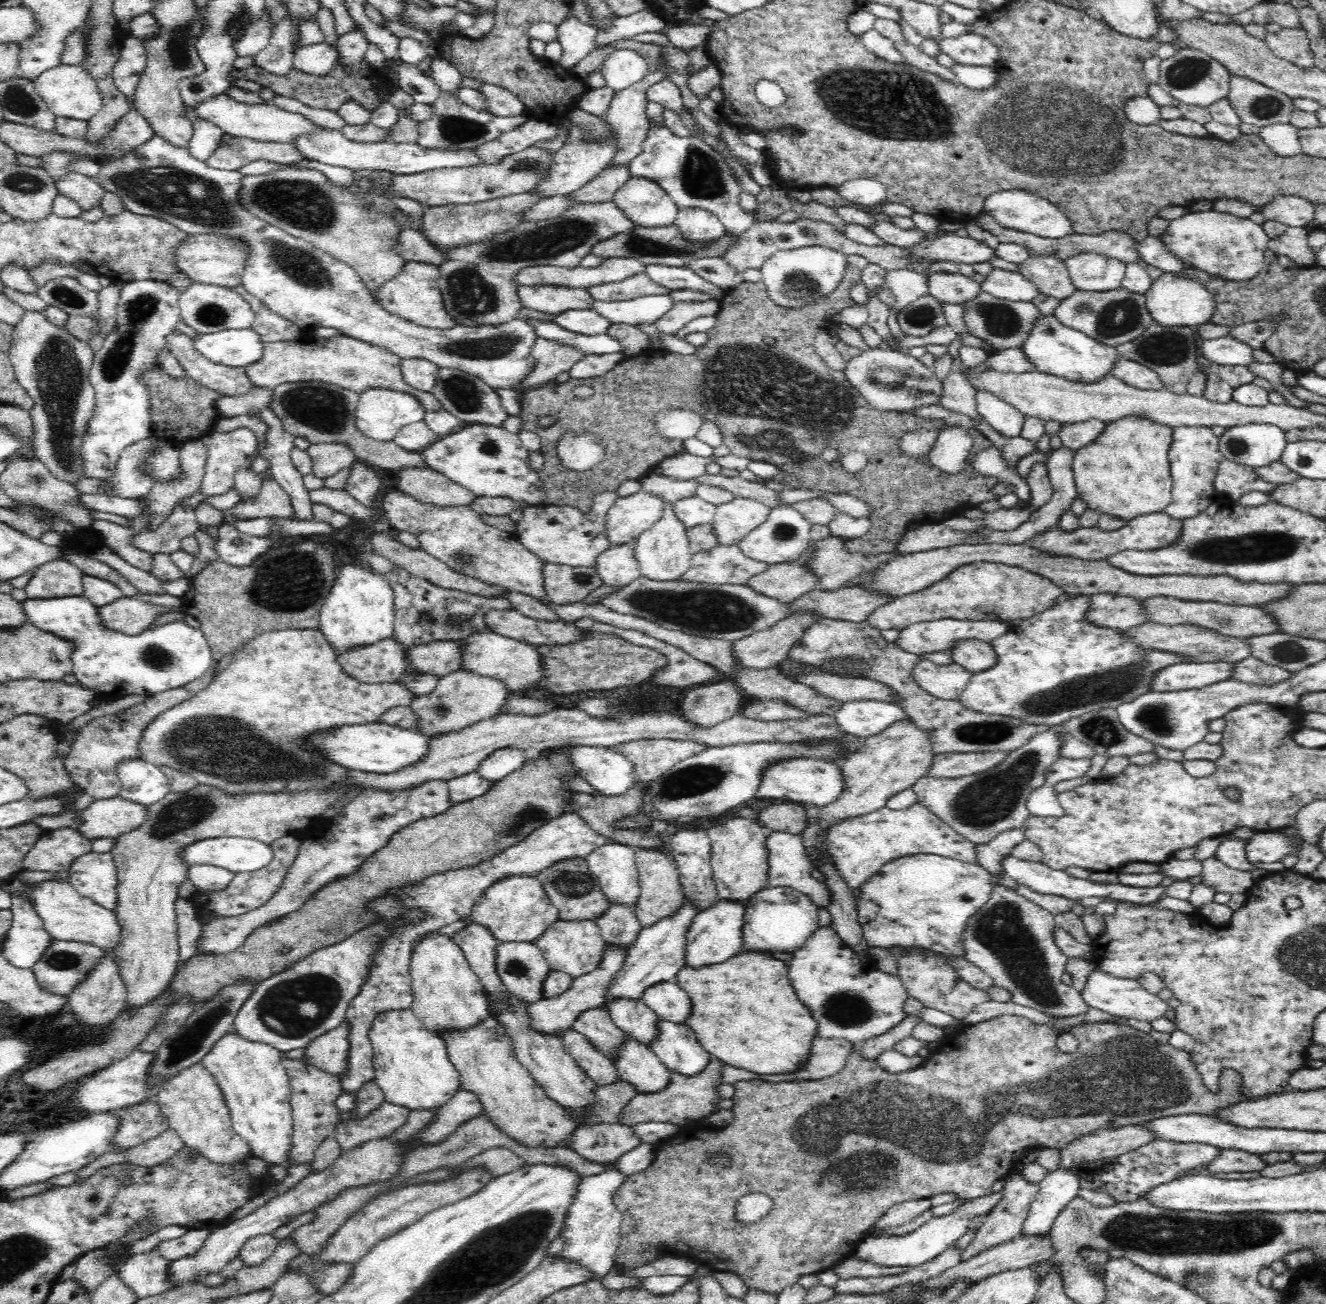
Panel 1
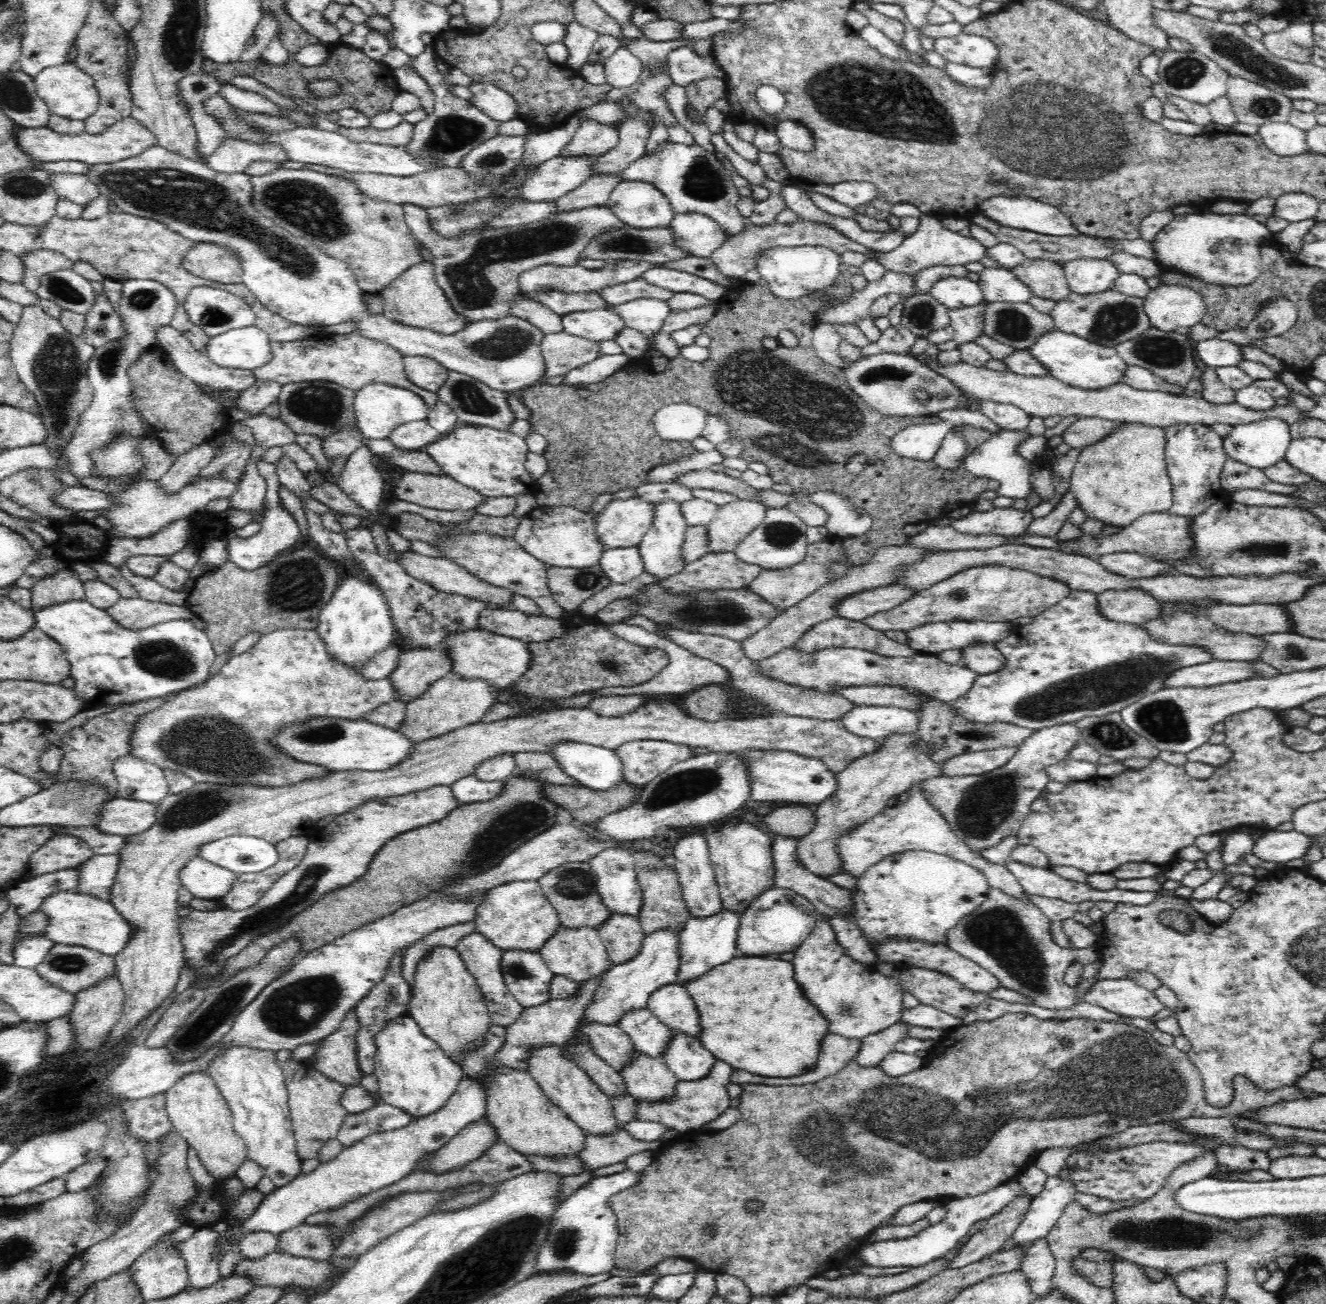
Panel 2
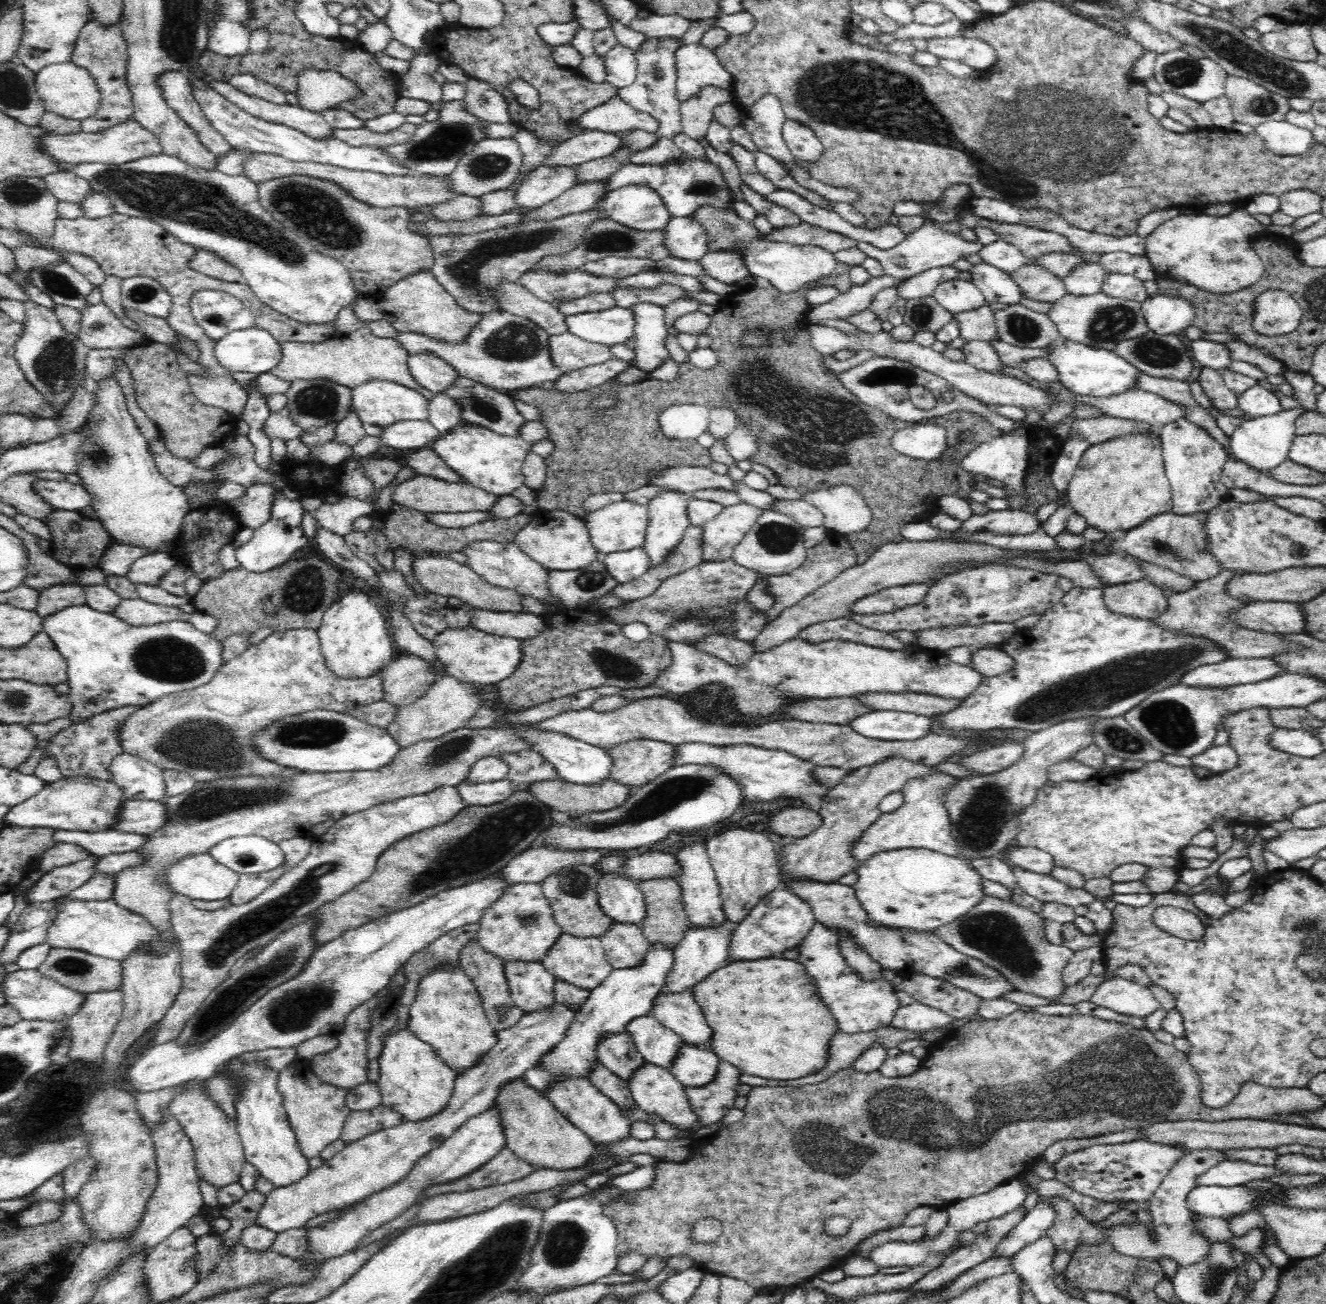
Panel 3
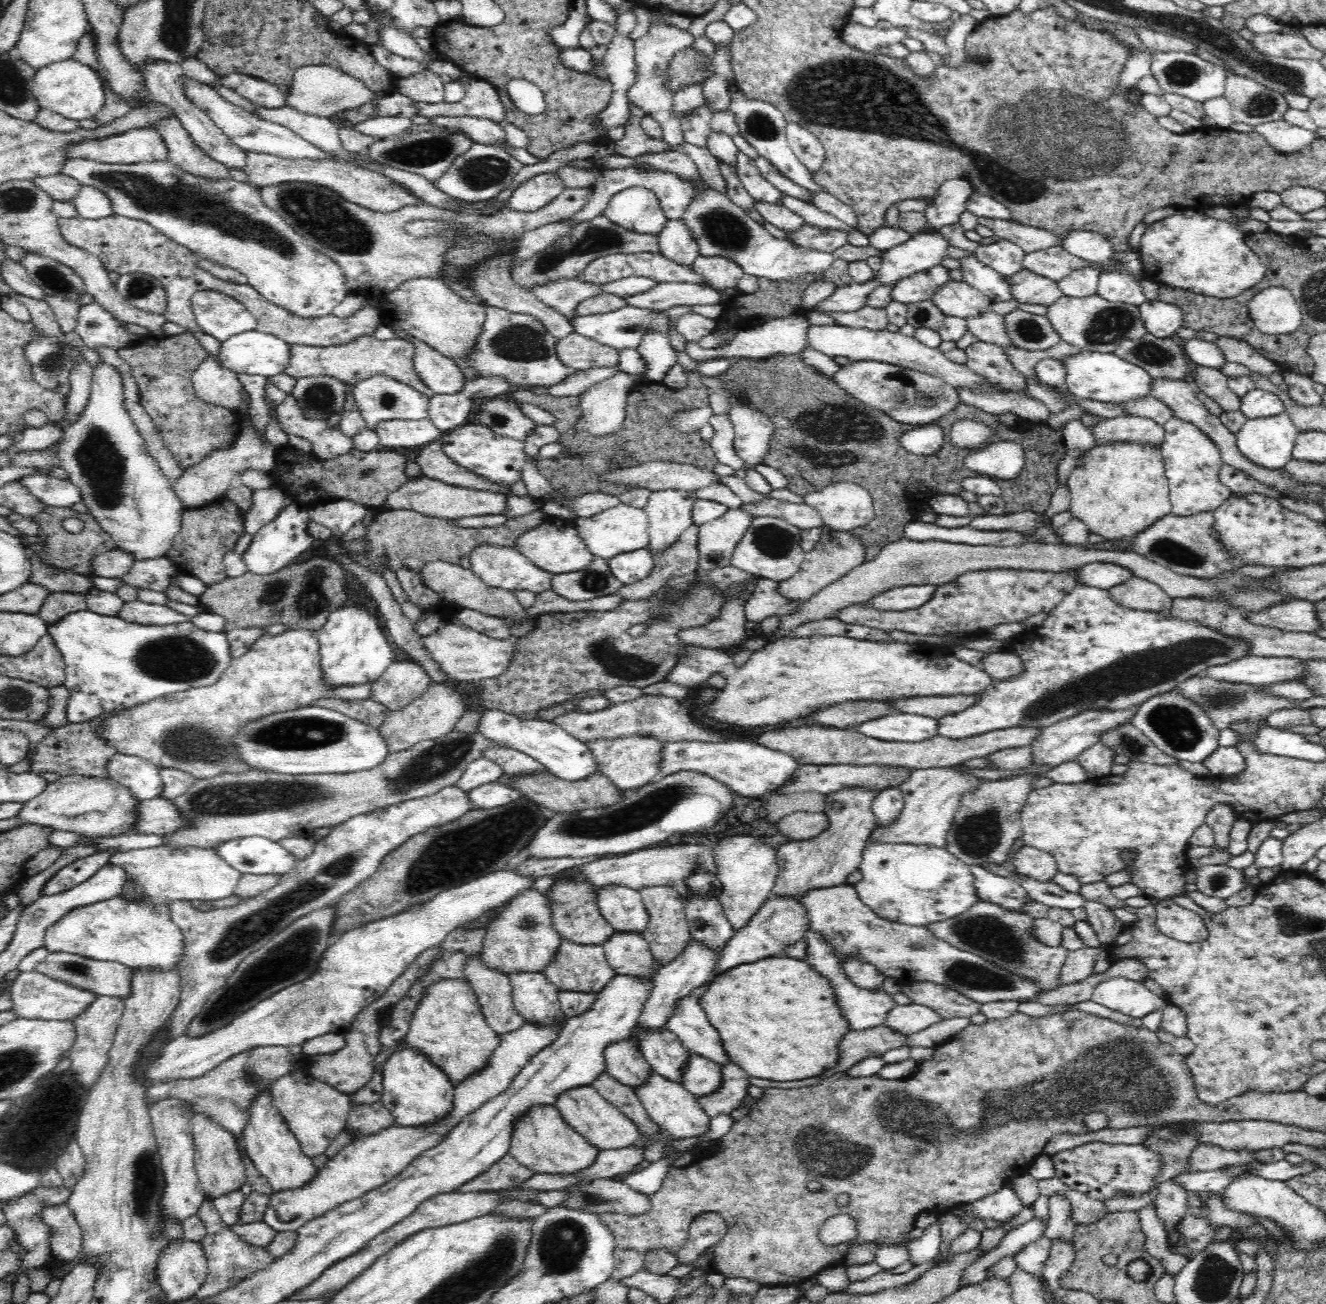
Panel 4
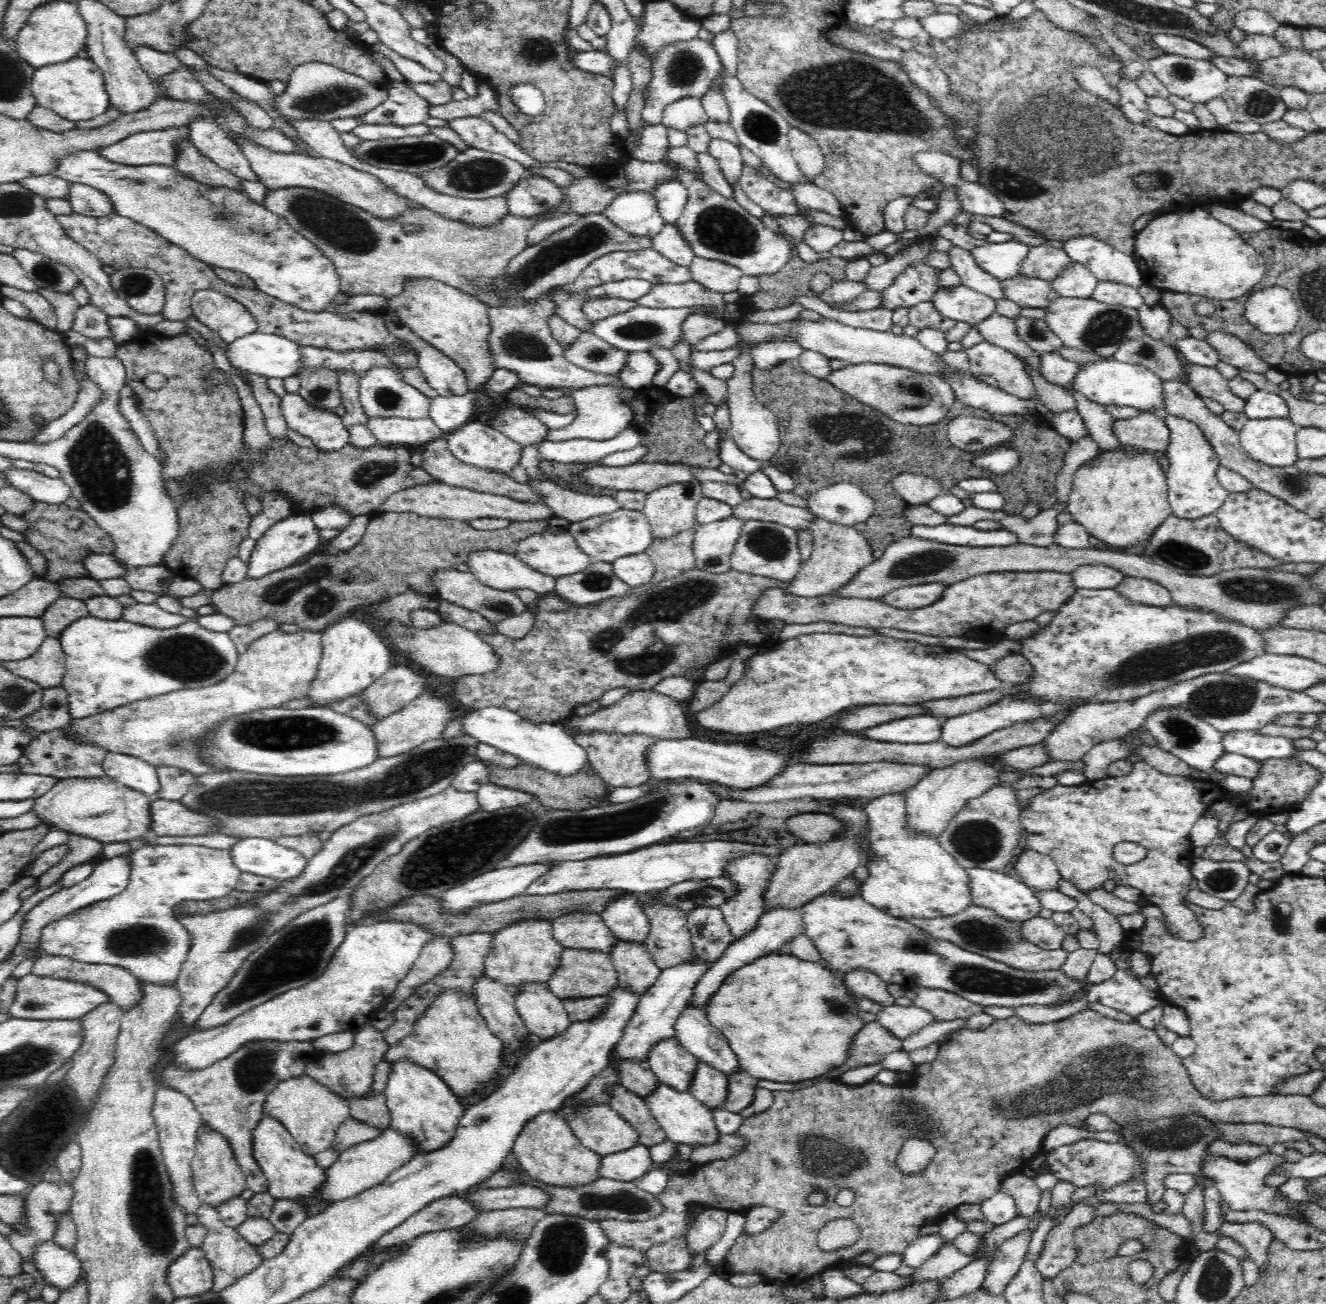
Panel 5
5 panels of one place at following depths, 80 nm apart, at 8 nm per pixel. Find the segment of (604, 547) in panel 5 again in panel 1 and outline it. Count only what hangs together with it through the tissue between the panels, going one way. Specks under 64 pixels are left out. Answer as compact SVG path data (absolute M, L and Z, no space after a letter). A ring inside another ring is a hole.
M644 489L626 496L618 497L612 508L608 510L608 522L606 533L612 546L634 544L638 536L660 520L667 502L655 494L648 493Z

